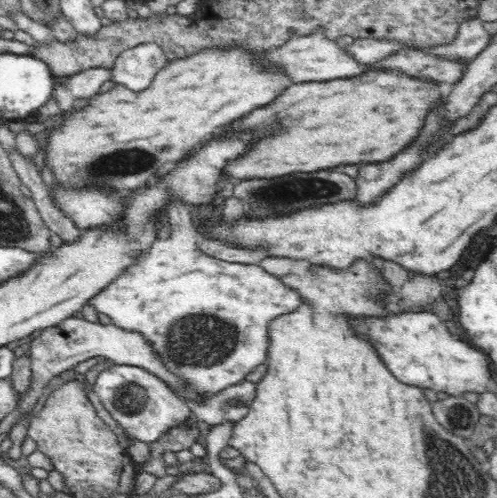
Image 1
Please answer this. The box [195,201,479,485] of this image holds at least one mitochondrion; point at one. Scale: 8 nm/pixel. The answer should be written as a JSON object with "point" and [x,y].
{"point":[458,419]}

